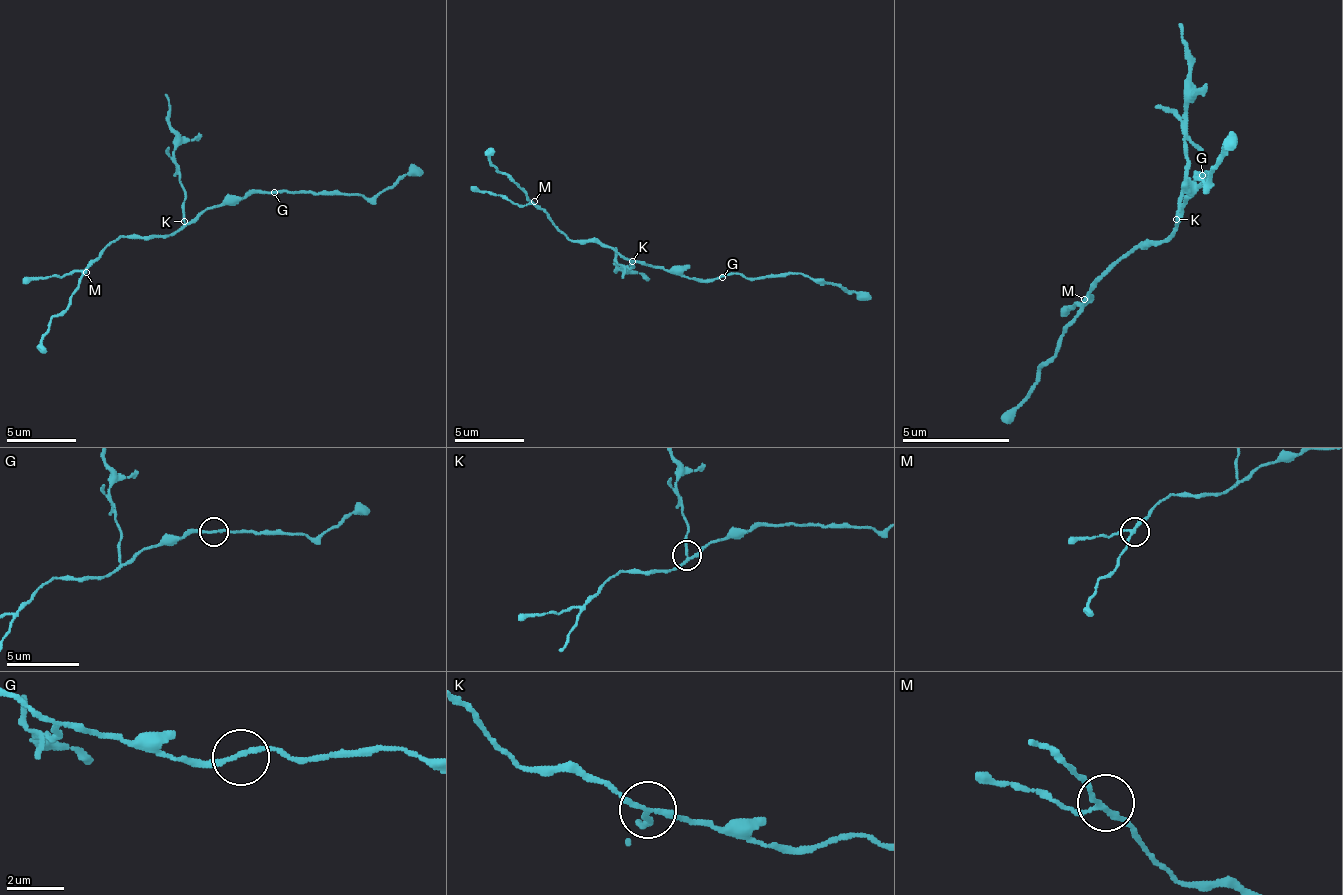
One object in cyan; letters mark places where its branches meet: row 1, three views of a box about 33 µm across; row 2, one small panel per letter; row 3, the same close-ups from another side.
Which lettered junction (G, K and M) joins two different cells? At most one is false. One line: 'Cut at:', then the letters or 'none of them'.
Cut at: K

